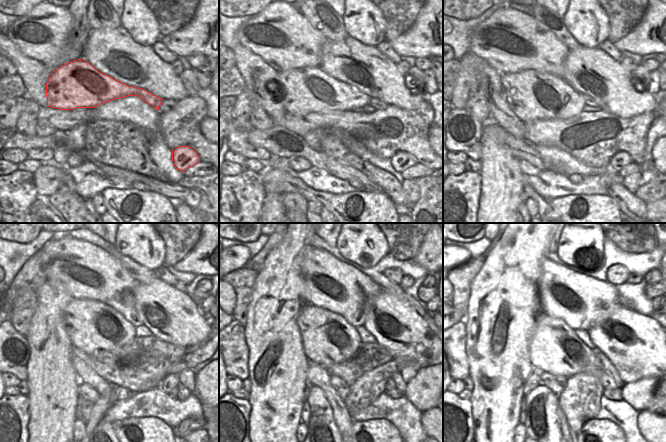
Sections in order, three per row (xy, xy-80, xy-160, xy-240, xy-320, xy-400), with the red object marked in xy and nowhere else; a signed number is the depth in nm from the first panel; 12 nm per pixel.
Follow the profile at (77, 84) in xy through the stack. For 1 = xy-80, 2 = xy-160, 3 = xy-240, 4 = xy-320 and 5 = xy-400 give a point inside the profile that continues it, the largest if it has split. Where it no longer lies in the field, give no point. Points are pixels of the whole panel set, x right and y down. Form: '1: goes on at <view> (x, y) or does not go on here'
1: goes on at xy-80 (304, 90)
2: goes on at xy-160 (531, 95)
3: goes on at xy-240 (92, 325)
4: goes on at xy-320 (327, 337)
5: goes on at xy-400 (555, 348)

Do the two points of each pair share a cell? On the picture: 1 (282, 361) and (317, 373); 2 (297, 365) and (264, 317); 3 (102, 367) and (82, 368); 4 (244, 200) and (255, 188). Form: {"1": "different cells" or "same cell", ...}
{"1": "different cells", "2": "same cell", "3": "different cells", "4": "same cell"}

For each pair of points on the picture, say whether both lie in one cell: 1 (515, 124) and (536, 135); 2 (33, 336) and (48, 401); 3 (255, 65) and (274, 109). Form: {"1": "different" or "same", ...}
{"1": "different", "2": "same", "3": "same"}

